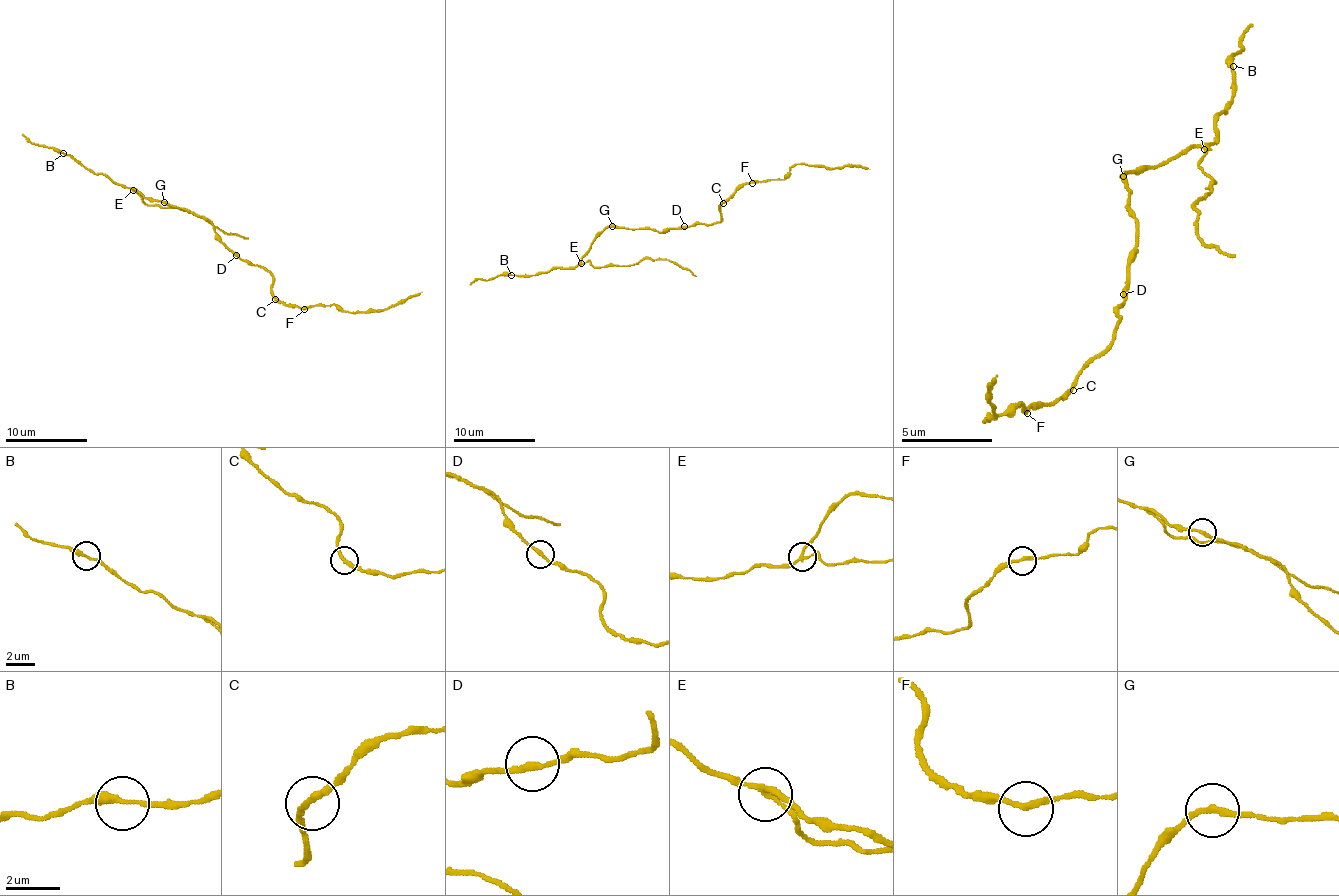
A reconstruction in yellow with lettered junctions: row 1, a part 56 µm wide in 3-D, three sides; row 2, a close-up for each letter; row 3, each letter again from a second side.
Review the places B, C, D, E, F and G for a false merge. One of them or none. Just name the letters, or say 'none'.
E

